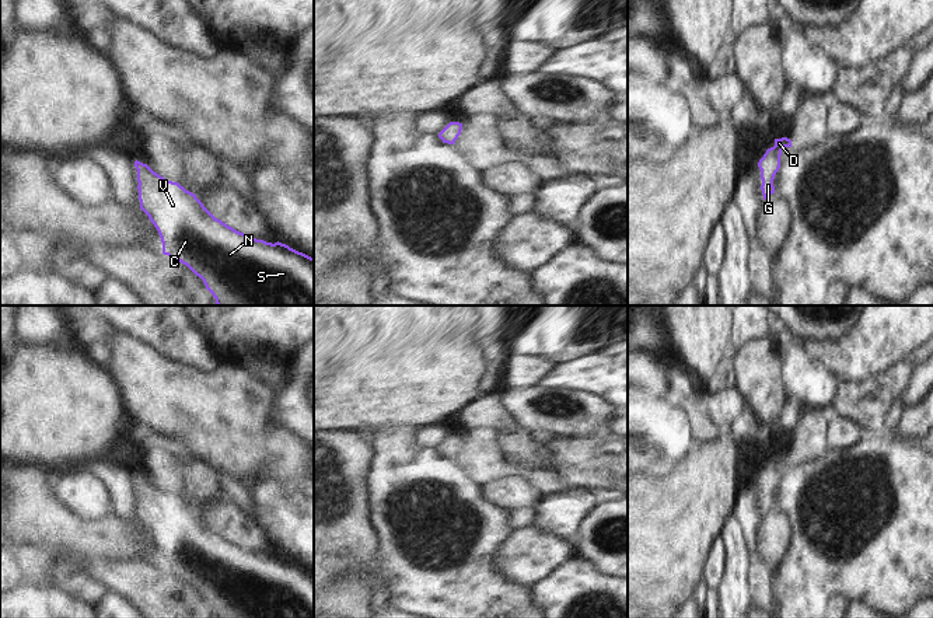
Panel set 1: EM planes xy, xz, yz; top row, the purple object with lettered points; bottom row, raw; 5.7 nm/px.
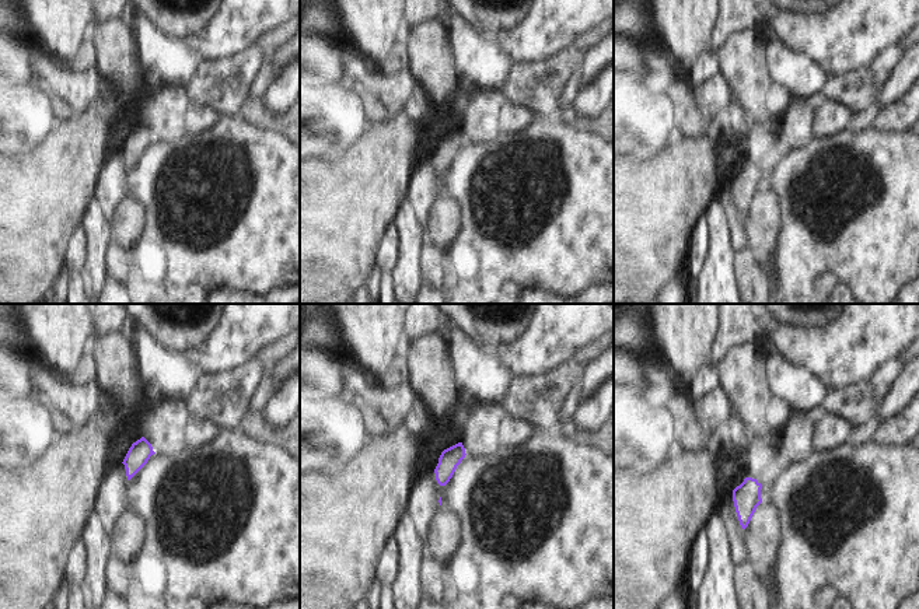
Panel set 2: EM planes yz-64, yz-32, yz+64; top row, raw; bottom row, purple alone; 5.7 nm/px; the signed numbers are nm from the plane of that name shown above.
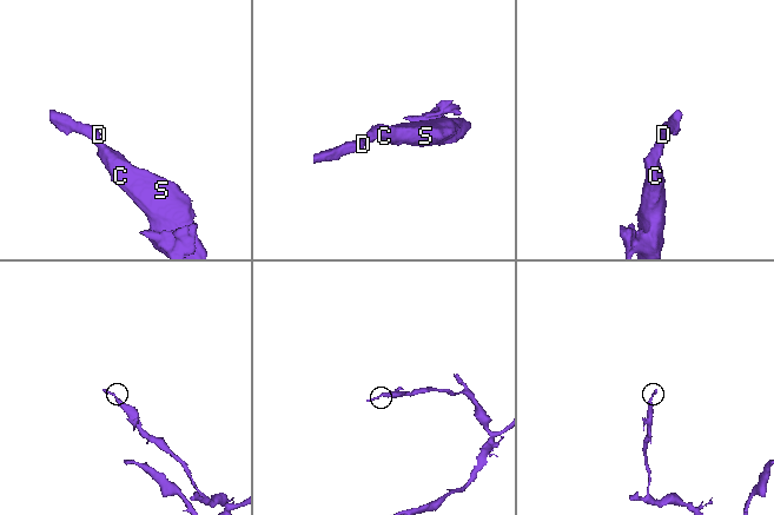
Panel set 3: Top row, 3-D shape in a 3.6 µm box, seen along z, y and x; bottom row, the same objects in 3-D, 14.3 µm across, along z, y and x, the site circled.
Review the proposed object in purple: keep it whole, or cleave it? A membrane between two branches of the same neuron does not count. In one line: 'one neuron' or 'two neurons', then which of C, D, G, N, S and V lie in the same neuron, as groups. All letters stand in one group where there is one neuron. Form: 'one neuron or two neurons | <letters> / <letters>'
one neuron | C D G N S V

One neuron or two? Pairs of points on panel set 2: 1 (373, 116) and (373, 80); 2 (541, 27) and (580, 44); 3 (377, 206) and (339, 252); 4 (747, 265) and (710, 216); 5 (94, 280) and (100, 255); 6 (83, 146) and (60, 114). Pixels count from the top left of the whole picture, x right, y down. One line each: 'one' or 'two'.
1: two
2: two
3: one
4: two
5: one
6: two

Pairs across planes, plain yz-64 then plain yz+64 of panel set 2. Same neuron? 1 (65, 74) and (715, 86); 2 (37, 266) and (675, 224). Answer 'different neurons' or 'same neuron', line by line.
1: same neuron
2: same neuron

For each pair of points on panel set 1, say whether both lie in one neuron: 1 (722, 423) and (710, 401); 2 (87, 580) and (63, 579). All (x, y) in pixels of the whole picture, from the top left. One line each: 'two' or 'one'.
1: one
2: one

